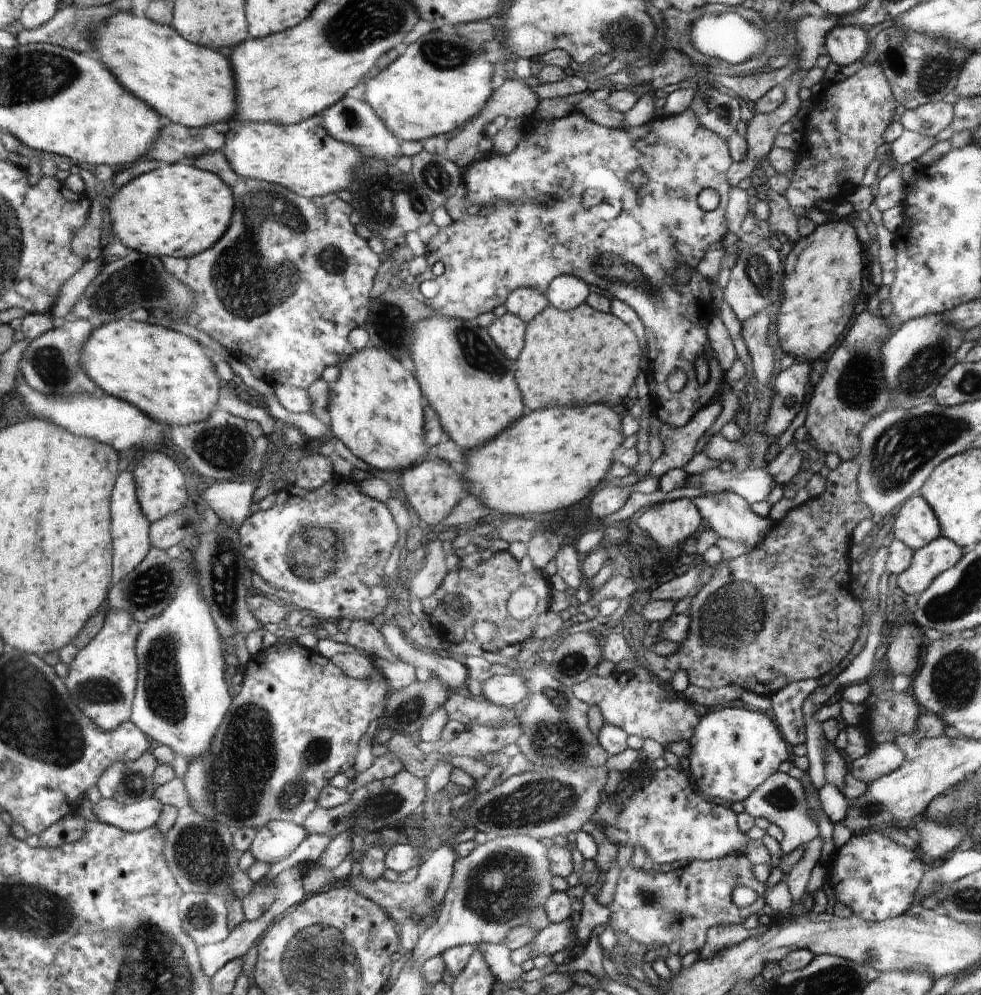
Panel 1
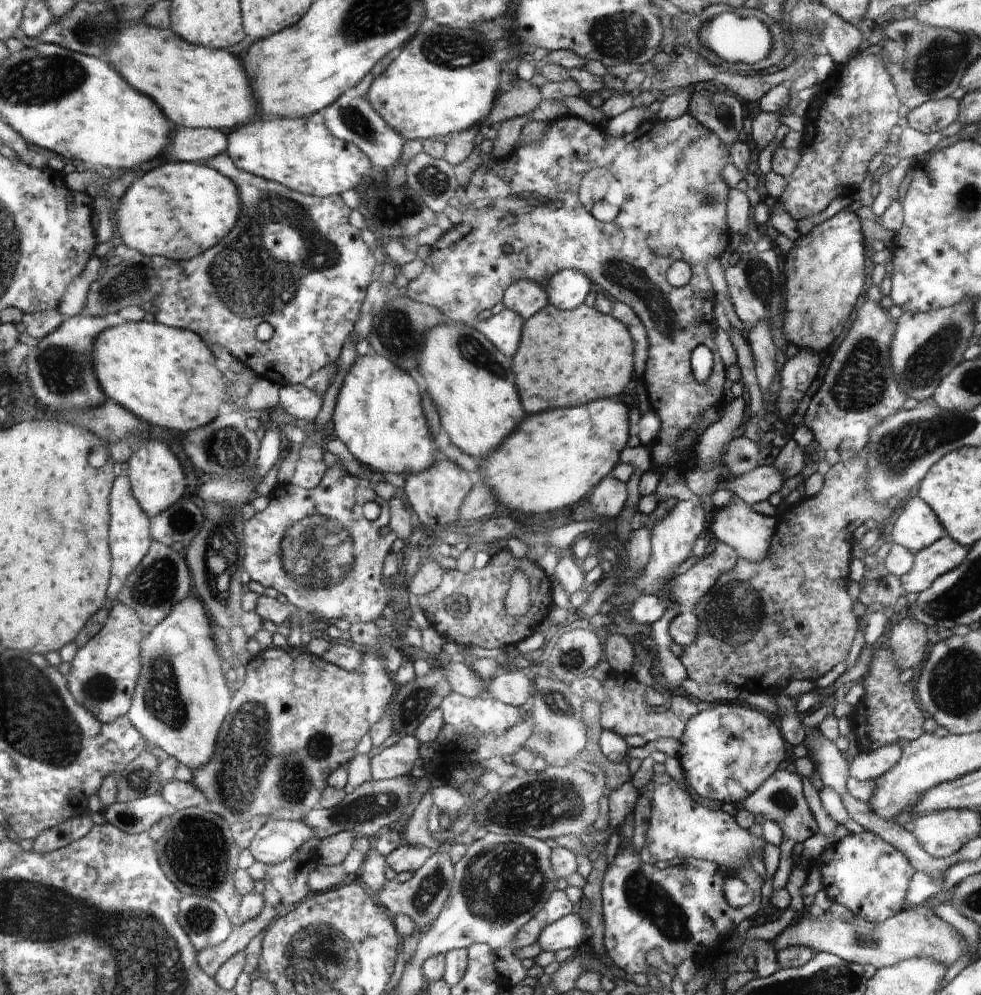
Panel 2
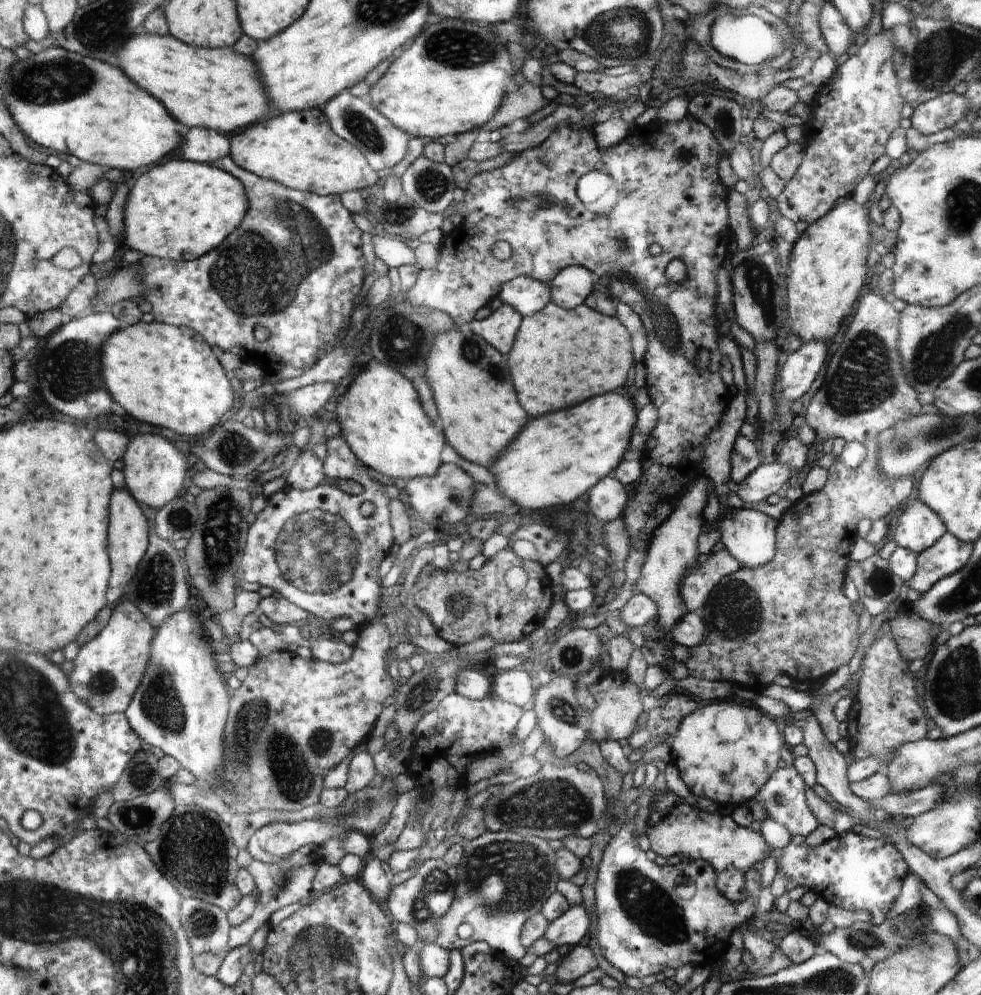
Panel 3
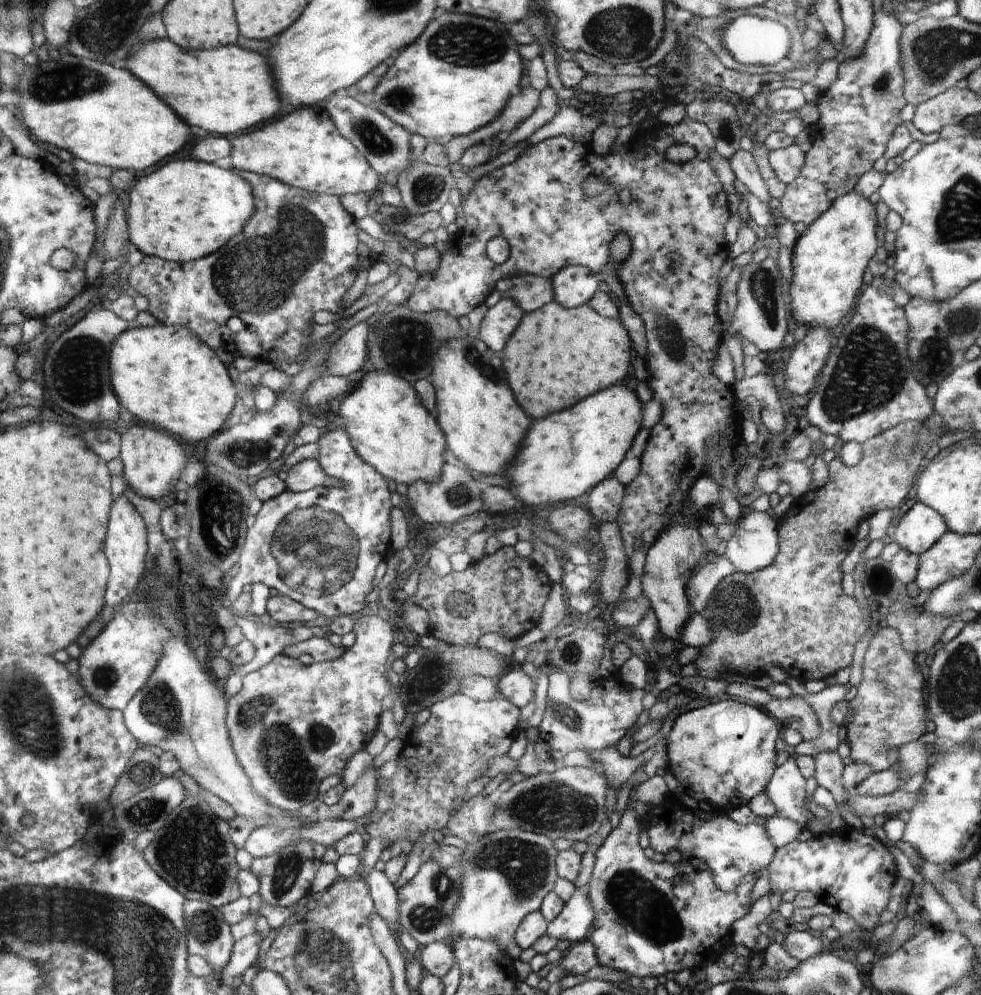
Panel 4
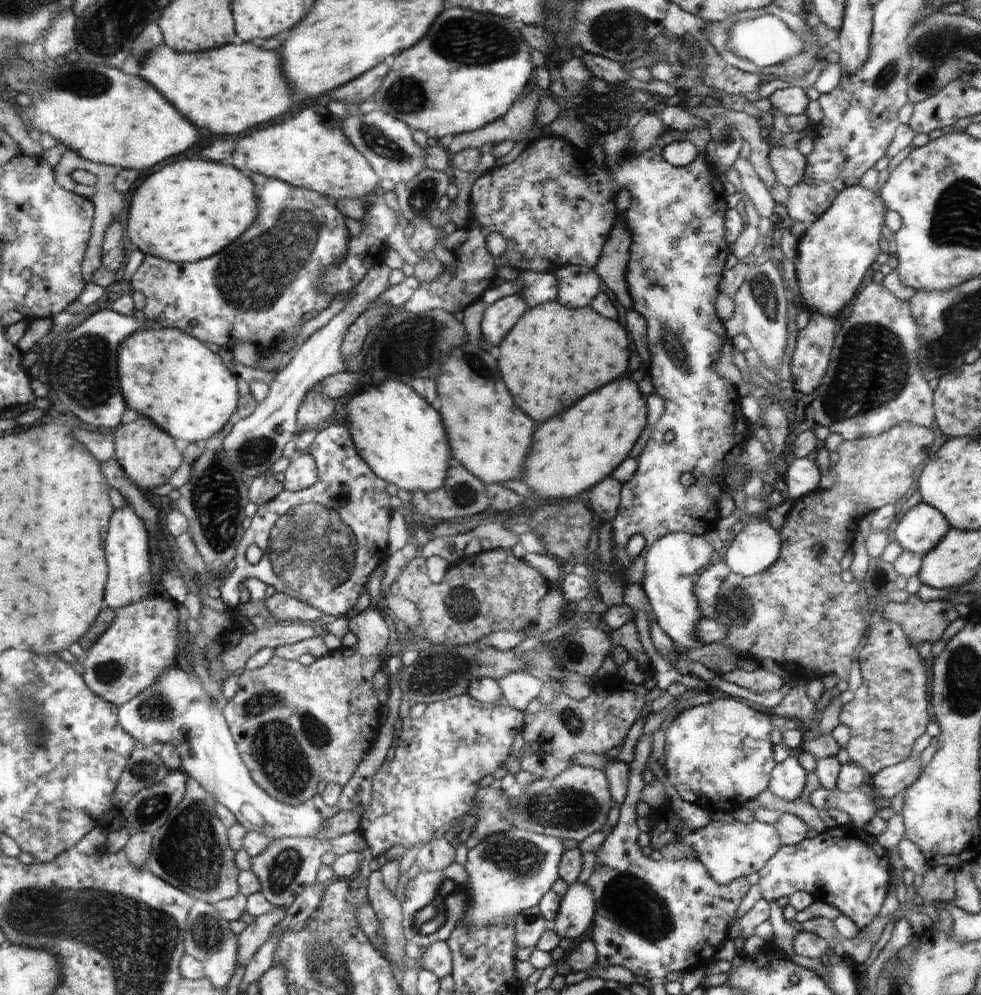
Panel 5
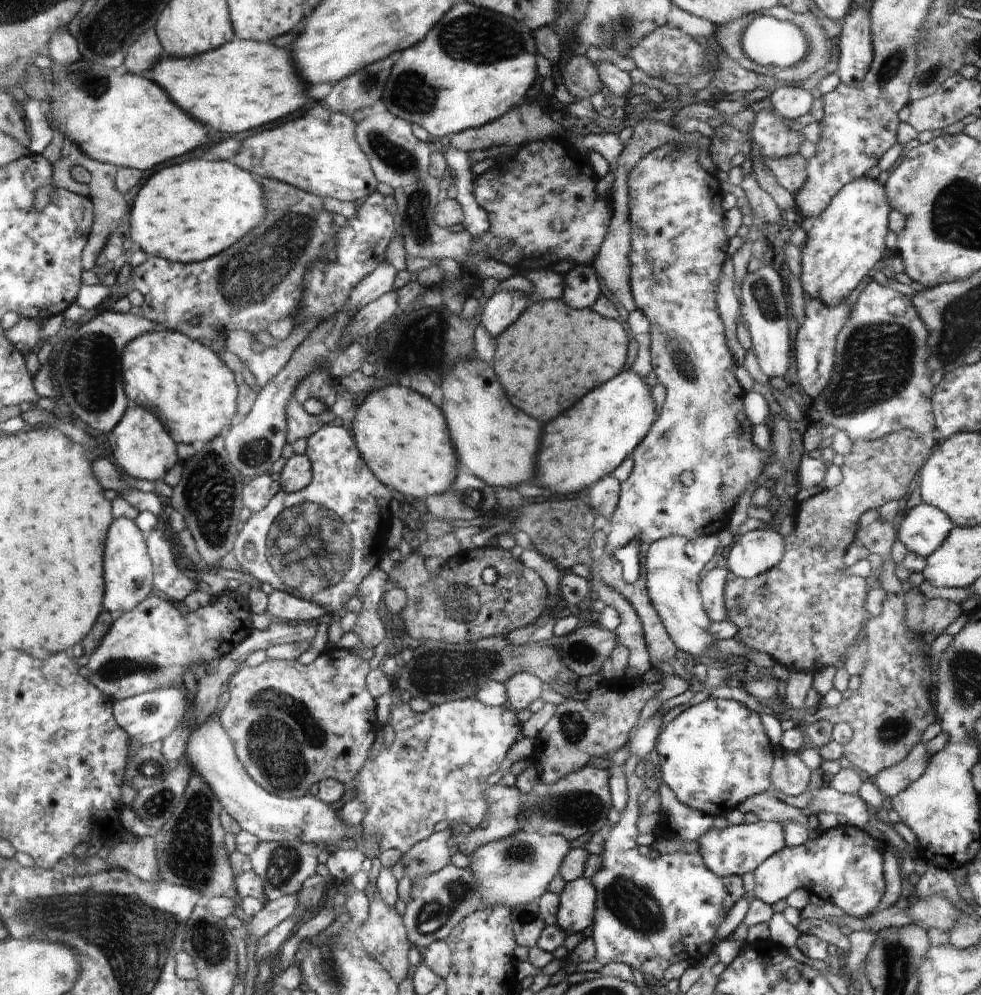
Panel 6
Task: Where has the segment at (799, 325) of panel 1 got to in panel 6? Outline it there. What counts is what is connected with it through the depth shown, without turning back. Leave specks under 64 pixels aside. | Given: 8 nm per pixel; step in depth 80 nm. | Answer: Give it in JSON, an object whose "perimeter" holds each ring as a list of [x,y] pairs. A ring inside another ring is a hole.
{"perimeter":[[[865,175],[848,182],[830,200],[830,204],[826,206],[824,212],[812,219],[814,226],[808,230],[806,242],[801,248],[802,274],[800,274],[800,281],[802,281],[804,293],[811,298],[820,300],[826,306],[836,306],[840,300],[847,298],[850,292],[868,276],[870,270],[873,270],[874,266],[887,253],[886,236],[889,231],[889,218],[892,211],[892,206],[886,196],[885,185],[881,185],[877,179],[872,180]]]}

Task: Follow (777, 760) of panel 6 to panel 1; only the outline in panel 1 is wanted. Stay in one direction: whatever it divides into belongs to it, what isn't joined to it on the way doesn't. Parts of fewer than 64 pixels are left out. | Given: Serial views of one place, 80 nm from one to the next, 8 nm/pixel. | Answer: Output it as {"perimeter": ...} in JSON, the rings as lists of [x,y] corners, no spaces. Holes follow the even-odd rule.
{"perimeter":[[[774,772],[742,802],[742,805],[743,810],[752,818],[765,818],[770,825],[774,824],[782,830],[784,837],[780,842],[780,847],[782,846],[784,855],[792,853],[798,846],[805,846],[810,840],[820,835],[819,826],[812,816],[811,804],[803,784],[789,774]]]}

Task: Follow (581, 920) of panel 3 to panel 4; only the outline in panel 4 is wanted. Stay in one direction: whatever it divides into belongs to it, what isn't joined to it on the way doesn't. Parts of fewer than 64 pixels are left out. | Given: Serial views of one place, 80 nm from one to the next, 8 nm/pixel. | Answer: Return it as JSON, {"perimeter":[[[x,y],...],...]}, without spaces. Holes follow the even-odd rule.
{"perimeter":[[[576,887],[572,898],[564,902],[562,912],[547,924],[547,935],[558,940],[581,942],[595,918],[588,891],[585,887]]]}

